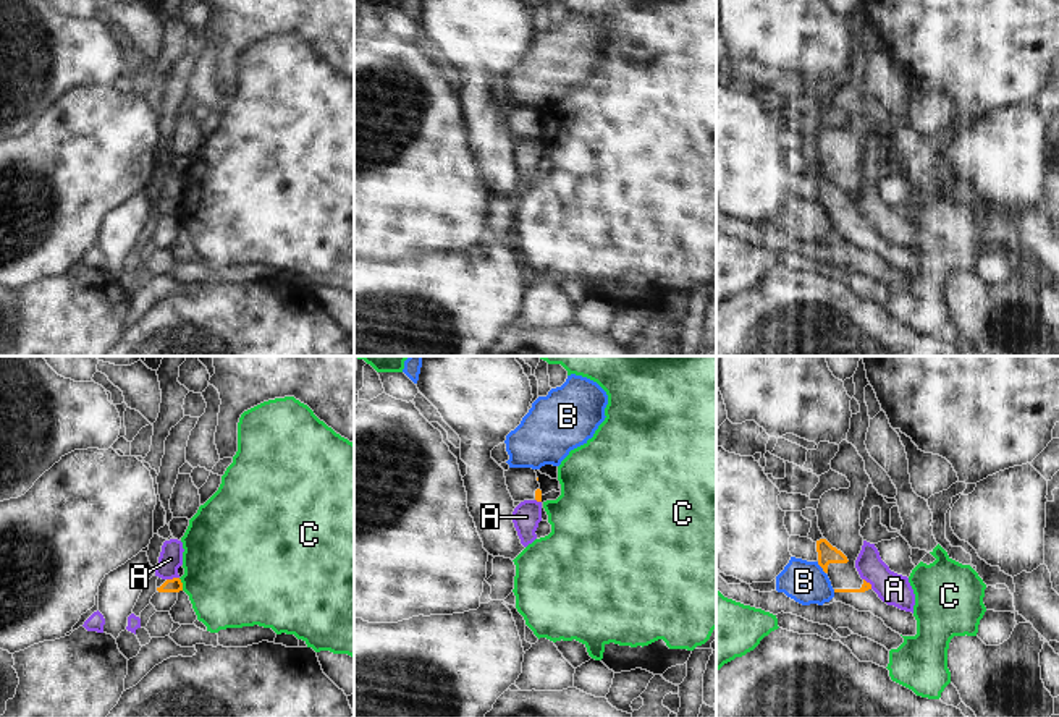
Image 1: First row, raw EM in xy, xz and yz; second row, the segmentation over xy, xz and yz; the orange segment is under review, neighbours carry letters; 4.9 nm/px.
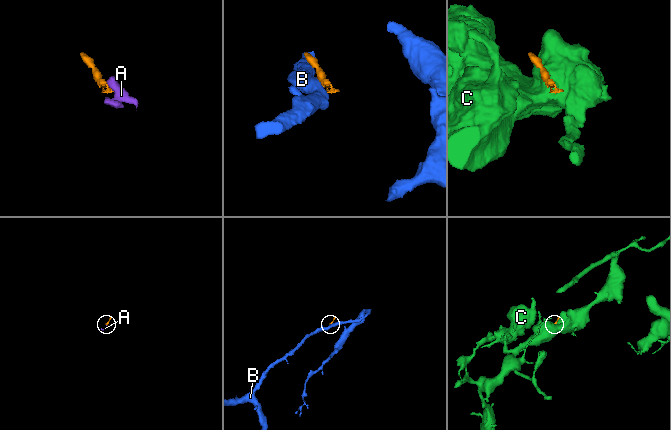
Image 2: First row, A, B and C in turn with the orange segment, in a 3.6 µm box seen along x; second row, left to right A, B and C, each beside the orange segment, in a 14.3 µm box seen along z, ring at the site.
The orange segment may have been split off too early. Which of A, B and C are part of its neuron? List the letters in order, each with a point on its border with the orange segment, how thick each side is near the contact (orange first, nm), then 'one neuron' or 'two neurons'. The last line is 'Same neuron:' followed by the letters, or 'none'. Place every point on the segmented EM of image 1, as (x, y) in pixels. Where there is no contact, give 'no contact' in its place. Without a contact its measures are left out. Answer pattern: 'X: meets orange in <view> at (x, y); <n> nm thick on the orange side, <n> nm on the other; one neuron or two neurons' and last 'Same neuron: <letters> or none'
A: meets orange in xy at (173, 578); 70 nm thick on the orange side, 120 nm on the other; two neurons
B: meets orange in yz at (822, 567); 100 nm thick on the orange side, 200 nm on the other; two neurons
C: meets orange in xy at (181, 585); 70 nm thick on the orange side, 460 nm on the other; two neurons
Same neuron: none

